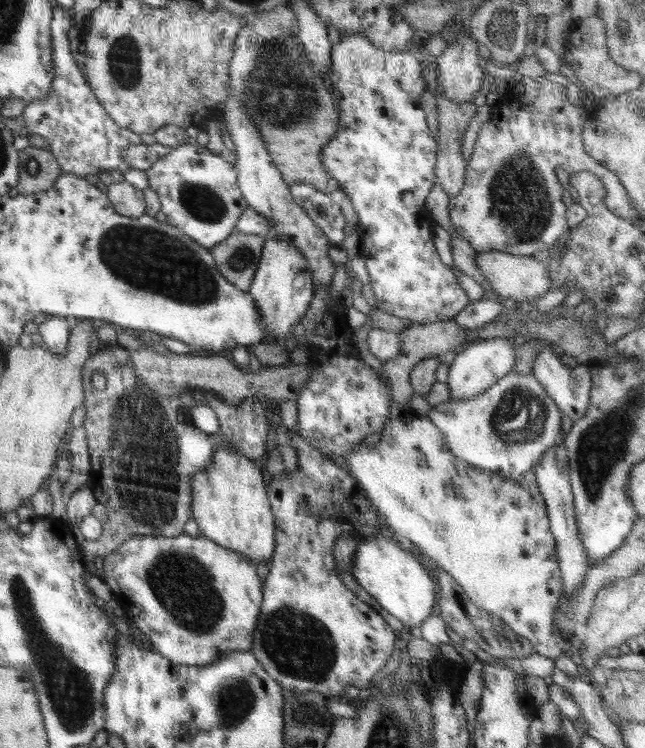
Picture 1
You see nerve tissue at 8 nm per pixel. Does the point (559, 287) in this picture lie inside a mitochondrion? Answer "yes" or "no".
no

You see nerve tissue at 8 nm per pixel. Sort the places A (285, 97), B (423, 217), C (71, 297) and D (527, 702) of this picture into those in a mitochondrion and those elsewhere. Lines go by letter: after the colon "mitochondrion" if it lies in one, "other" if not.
A: mitochondrion
B: other
C: other
D: other

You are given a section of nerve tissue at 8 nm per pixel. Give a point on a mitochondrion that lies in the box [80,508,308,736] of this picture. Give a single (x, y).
(186, 589)

